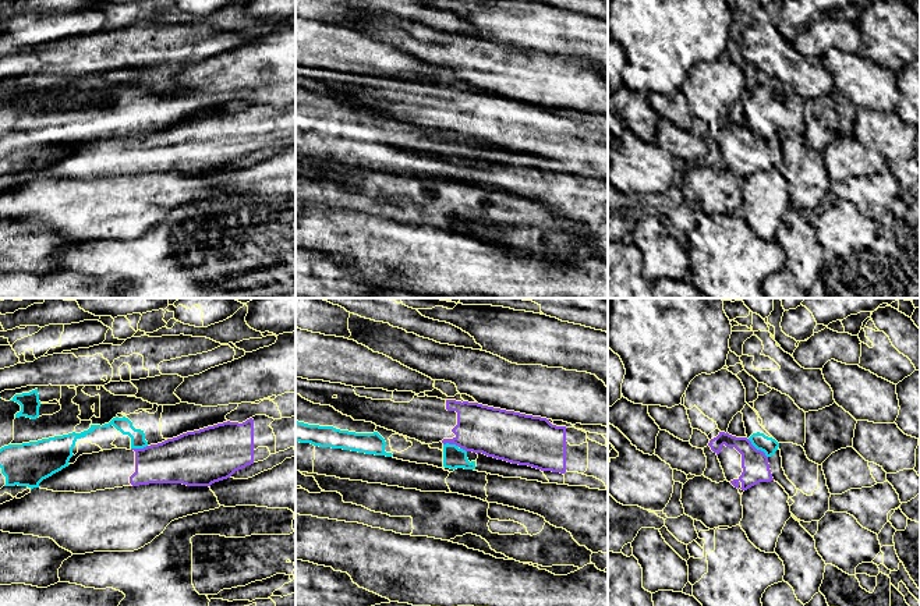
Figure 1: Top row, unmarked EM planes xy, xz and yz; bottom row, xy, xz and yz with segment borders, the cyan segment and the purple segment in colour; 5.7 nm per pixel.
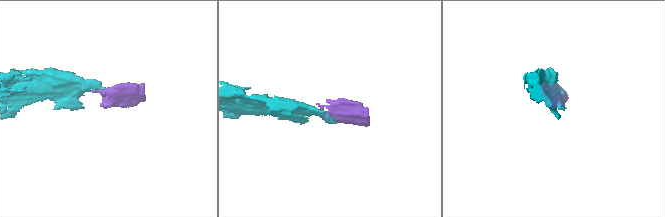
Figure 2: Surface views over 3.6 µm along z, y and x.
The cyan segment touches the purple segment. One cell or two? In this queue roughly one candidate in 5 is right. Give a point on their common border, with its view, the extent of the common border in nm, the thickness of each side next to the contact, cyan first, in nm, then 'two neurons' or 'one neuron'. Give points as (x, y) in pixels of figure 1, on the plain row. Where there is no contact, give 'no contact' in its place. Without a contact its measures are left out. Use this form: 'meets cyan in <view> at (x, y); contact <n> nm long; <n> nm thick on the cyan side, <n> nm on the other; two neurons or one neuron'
meets cyan in xz at (455, 133); contact 140 nm long; 130 nm thick on the cyan side, 280 nm on the other; two neurons

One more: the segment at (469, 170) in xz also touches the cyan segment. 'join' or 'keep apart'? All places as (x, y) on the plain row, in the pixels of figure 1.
keep apart

